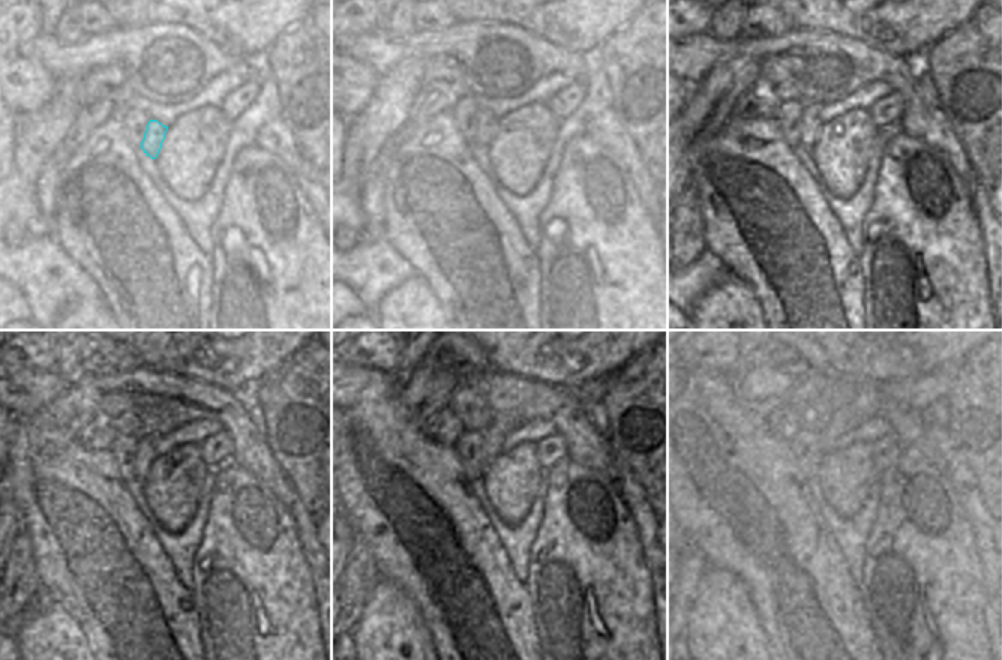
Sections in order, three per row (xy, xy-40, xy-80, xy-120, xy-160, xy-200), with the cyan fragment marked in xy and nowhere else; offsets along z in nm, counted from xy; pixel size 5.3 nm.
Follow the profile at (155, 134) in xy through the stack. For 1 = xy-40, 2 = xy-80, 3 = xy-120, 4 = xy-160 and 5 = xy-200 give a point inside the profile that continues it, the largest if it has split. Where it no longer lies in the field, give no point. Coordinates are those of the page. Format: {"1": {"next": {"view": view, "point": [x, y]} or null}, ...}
{"1": {"next": {"view": "xy-40", "point": [488, 129]}}, "2": {"next": {"view": "xy-80", "point": [813, 125]}}, "3": {"next": {"view": "xy-120", "point": [146, 453]}}, "4": {"next": {"view": "xy-160", "point": [501, 425]}}, "5": {"next": {"view": "xy-200", "point": [918, 392]}}}

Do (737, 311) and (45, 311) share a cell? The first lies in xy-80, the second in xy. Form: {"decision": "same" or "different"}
{"decision": "different"}

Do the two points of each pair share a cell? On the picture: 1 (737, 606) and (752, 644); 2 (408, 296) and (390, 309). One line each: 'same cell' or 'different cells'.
1: same cell
2: same cell

